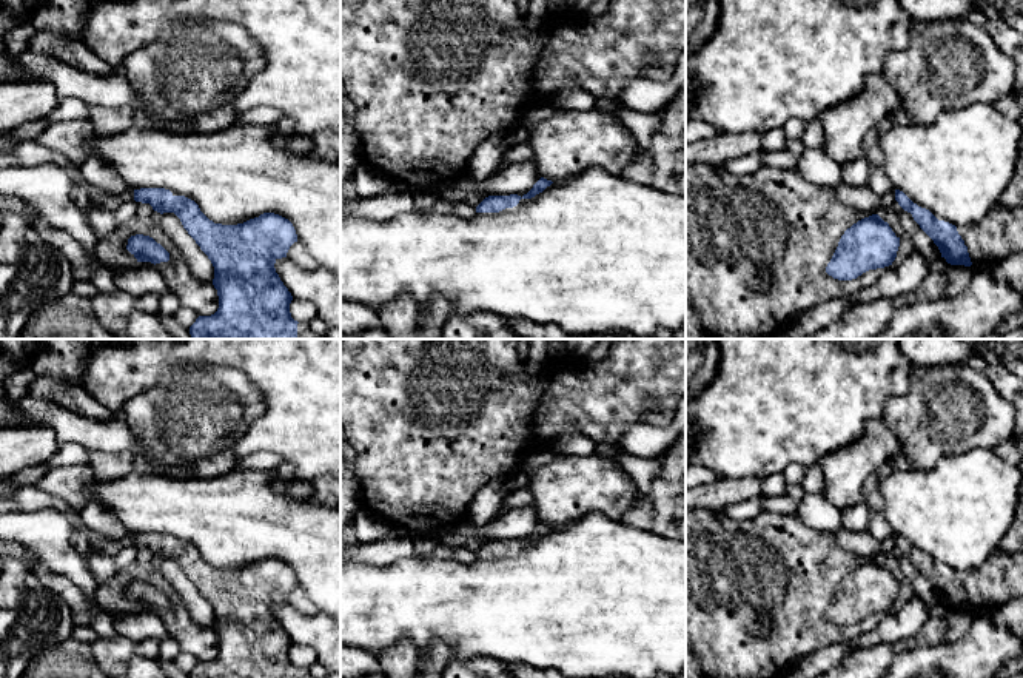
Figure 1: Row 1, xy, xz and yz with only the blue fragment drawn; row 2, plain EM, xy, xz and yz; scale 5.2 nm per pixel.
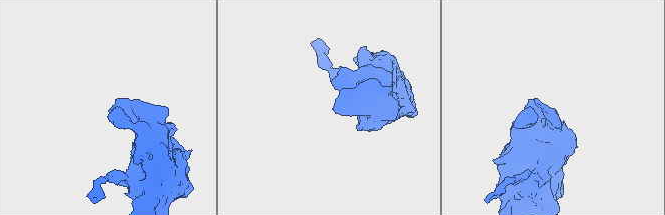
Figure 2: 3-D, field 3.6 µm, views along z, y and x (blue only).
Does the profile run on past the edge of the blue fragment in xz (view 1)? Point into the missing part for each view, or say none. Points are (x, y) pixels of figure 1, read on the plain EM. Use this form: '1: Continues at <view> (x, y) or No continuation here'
1: No continuation here

